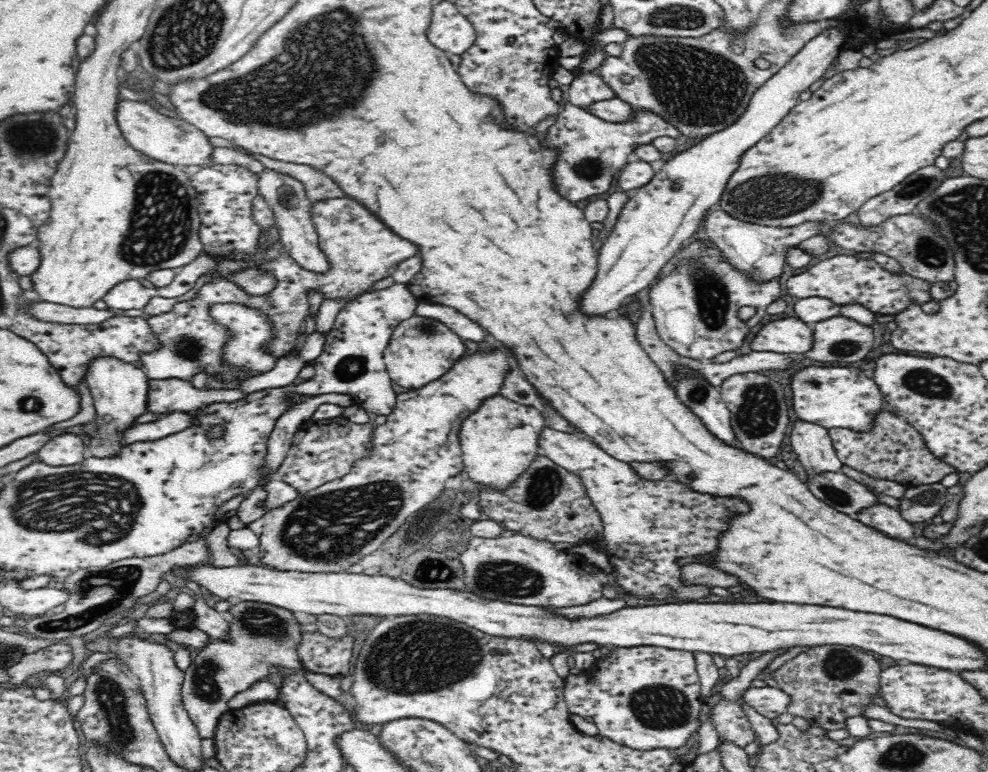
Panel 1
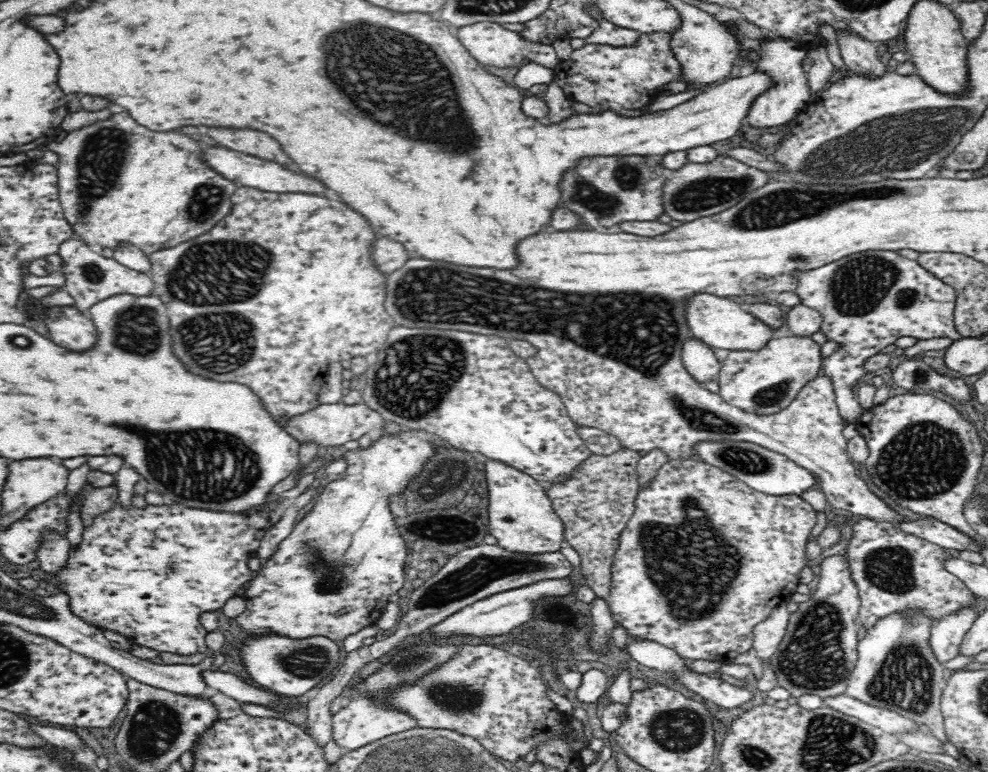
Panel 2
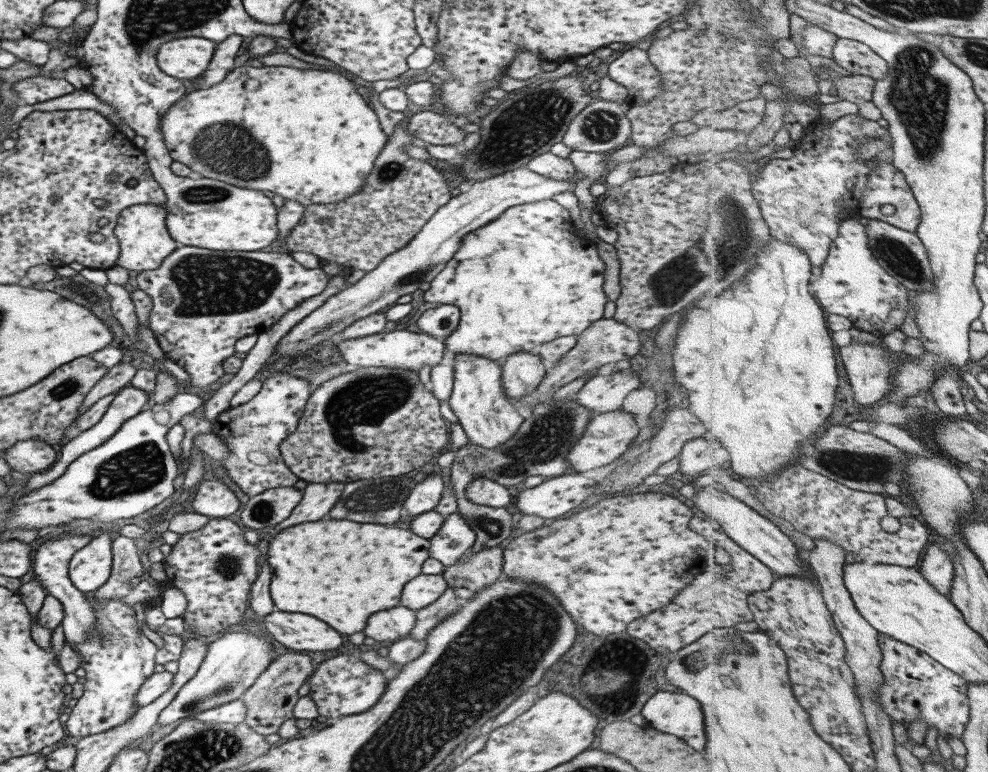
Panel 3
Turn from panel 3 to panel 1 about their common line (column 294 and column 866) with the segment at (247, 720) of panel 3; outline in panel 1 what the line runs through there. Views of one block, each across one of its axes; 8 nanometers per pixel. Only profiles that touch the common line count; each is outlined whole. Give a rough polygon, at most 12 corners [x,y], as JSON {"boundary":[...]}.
{"boundary":[[852,646],[807,648],[772,674],[786,712],[825,730],[878,694],[880,664]]}

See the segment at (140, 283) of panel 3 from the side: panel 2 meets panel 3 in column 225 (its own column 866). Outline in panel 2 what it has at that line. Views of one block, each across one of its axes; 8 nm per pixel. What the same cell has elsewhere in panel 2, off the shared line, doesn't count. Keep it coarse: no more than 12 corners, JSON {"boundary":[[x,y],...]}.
{"boundary":[[897,251],[798,271],[799,303],[840,343],[823,359],[839,413],[899,336],[962,338],[956,291]]}

